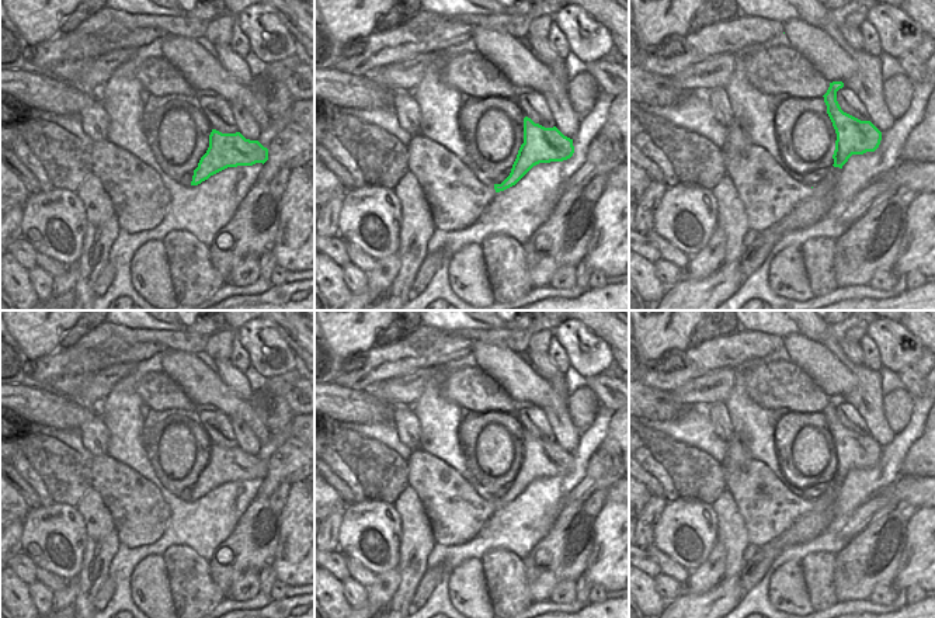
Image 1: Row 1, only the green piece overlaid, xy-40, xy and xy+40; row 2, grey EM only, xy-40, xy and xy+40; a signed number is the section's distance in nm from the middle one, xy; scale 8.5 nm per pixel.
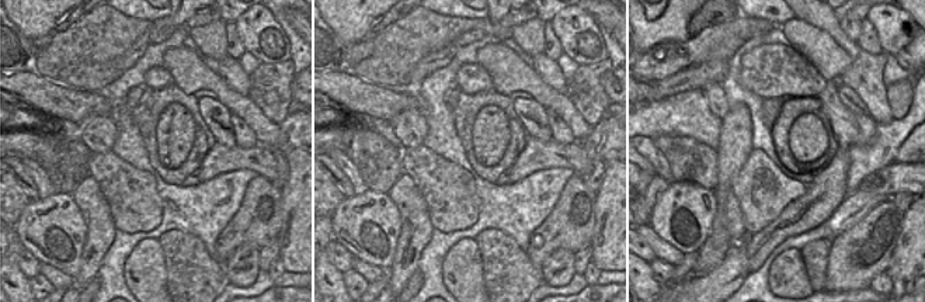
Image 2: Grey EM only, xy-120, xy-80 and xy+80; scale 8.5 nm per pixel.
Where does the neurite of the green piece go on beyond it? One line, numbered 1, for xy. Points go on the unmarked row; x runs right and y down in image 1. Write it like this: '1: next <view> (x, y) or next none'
1: next xy (455, 510)

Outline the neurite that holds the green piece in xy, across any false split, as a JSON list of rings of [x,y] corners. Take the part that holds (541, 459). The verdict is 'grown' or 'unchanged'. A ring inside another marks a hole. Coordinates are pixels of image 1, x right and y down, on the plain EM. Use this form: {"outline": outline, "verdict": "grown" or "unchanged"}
{"outline": [[[528,431],[524,433],[524,458],[501,499],[484,500],[455,468],[423,449],[414,449],[406,464],[409,486],[425,510],[435,544],[441,545],[469,542],[497,507],[515,500],[533,480],[563,476],[574,468],[573,454]]], "verdict": "grown"}

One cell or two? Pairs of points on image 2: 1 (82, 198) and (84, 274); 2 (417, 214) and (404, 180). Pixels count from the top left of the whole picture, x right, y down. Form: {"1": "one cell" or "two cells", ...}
{"1": "one cell", "2": "one cell"}

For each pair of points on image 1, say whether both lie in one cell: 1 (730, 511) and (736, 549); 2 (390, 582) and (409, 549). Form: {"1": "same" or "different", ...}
{"1": "same", "2": "different"}

